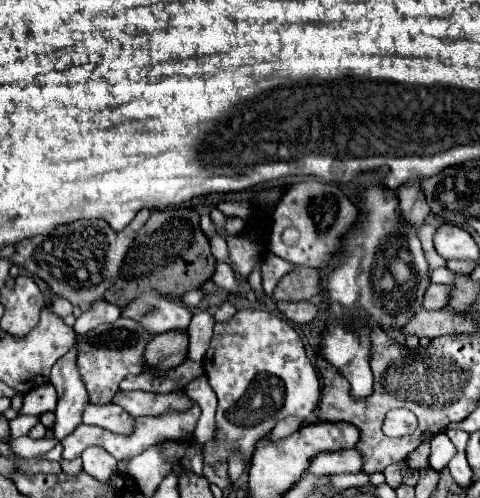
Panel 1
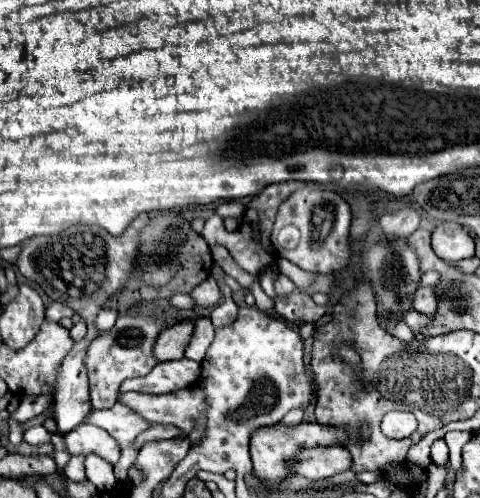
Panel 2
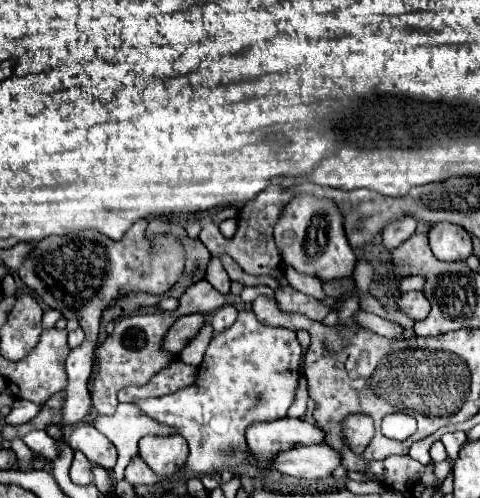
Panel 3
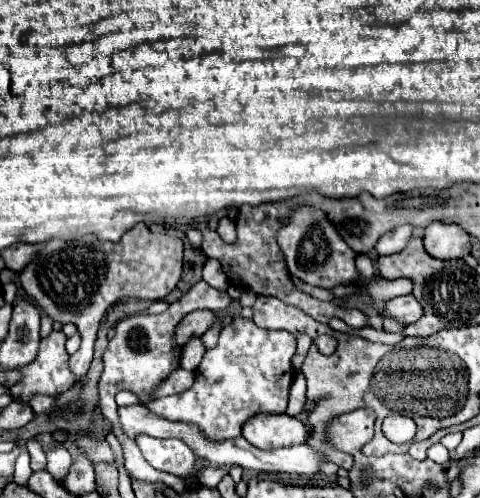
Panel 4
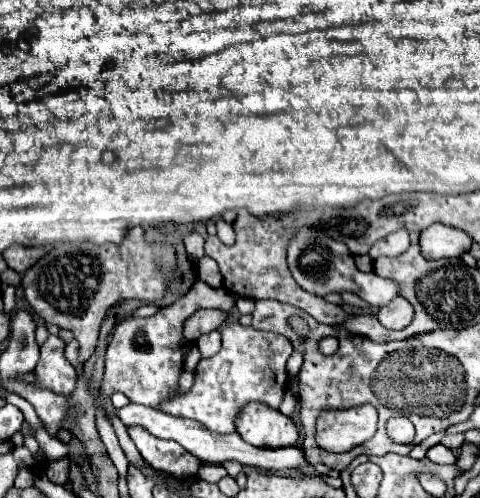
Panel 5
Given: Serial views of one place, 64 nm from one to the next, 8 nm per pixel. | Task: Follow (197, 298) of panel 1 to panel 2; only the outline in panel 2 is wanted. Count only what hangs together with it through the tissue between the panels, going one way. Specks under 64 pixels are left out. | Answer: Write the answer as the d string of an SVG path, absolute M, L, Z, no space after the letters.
M176 294L169 301L170 305L176 309L190 309L194 306L194 301L189 294Z

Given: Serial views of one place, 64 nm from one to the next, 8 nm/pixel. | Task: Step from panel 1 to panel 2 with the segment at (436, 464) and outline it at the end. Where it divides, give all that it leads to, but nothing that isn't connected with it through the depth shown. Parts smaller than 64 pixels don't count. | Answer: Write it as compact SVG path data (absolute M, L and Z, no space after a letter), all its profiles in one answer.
M442 438L436 440L436 442L432 444L432 462L434 462L436 466L446 466L446 464L448 464L448 456L450 456L448 444L446 444Z

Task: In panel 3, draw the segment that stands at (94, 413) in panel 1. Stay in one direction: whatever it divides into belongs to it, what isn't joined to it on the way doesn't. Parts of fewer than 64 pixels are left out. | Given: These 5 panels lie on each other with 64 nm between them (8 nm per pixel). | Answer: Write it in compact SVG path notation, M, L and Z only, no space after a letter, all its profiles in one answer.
M118 404L116 412L112 416L98 414L94 418L94 426L104 432L112 444L118 448L118 462L112 468L116 480L124 480L124 470L130 464L130 460L138 454L138 440L146 434L166 436L174 434L174 428L162 426L156 420L144 416L134 404Z

